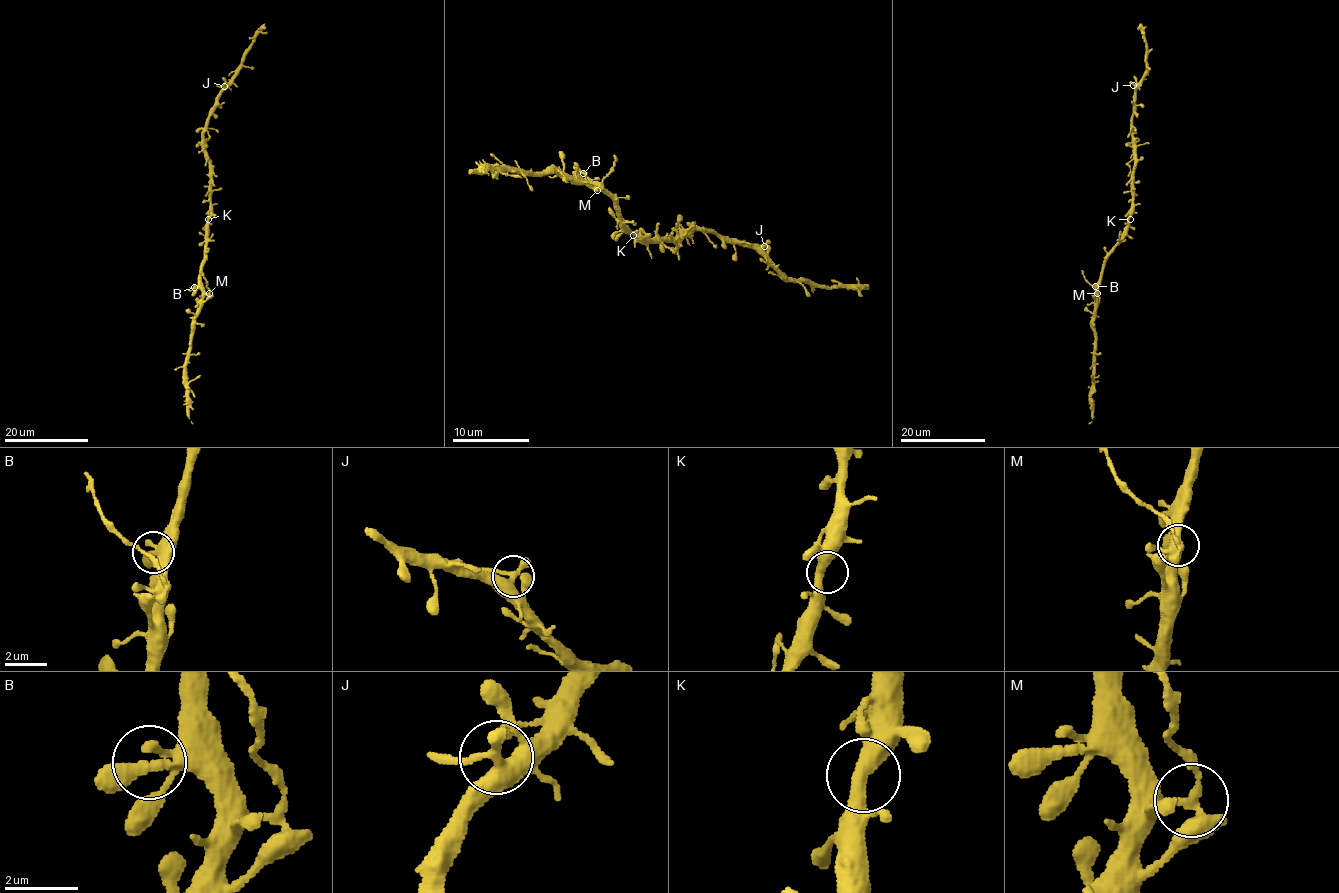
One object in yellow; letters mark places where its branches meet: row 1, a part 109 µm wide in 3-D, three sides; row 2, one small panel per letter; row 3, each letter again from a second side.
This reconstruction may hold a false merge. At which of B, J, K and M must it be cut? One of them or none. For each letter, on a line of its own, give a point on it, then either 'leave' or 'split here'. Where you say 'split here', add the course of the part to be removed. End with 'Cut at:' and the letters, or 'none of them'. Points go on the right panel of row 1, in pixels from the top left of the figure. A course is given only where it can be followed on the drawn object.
B: at (1095, 286); leave
J: at (1133, 85); leave
K: at (1130, 219); leave
M: at (1097, 293); split here; foreign part runs (1097, 293), (1082, 270)
Cut at: M

